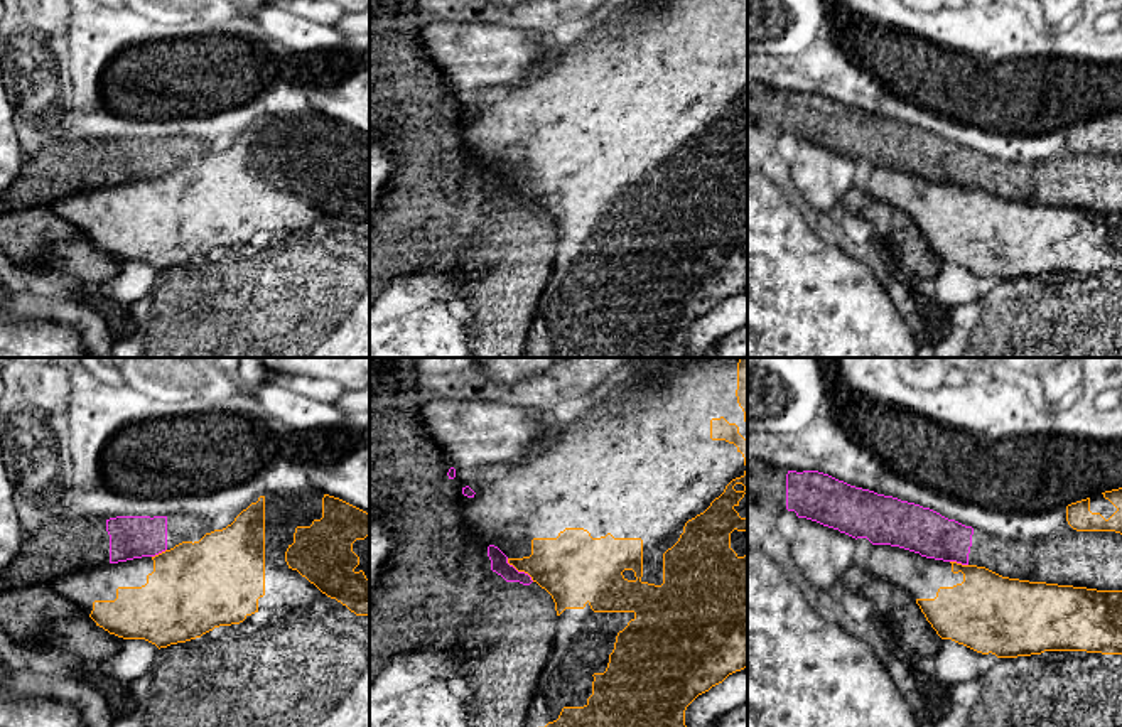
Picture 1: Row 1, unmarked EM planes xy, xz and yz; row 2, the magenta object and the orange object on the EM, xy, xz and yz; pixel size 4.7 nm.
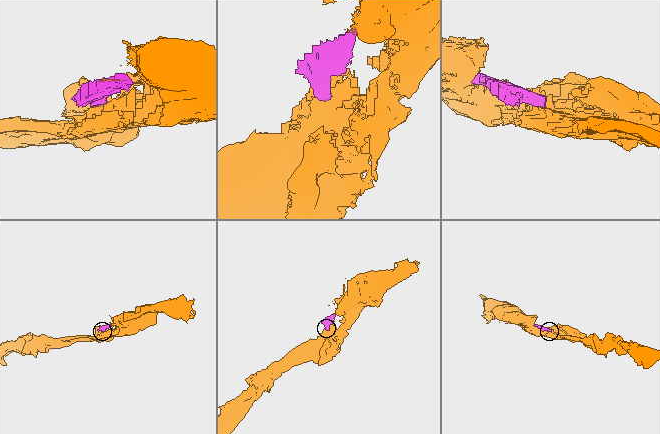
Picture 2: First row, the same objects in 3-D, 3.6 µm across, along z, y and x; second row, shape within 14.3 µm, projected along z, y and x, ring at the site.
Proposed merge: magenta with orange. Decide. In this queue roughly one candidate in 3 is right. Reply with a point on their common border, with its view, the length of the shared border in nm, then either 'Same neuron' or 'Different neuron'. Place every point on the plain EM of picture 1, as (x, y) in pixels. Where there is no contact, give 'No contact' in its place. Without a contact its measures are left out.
Touches magenta at xz (520, 194). Shared border 170 nm. Different neuron

